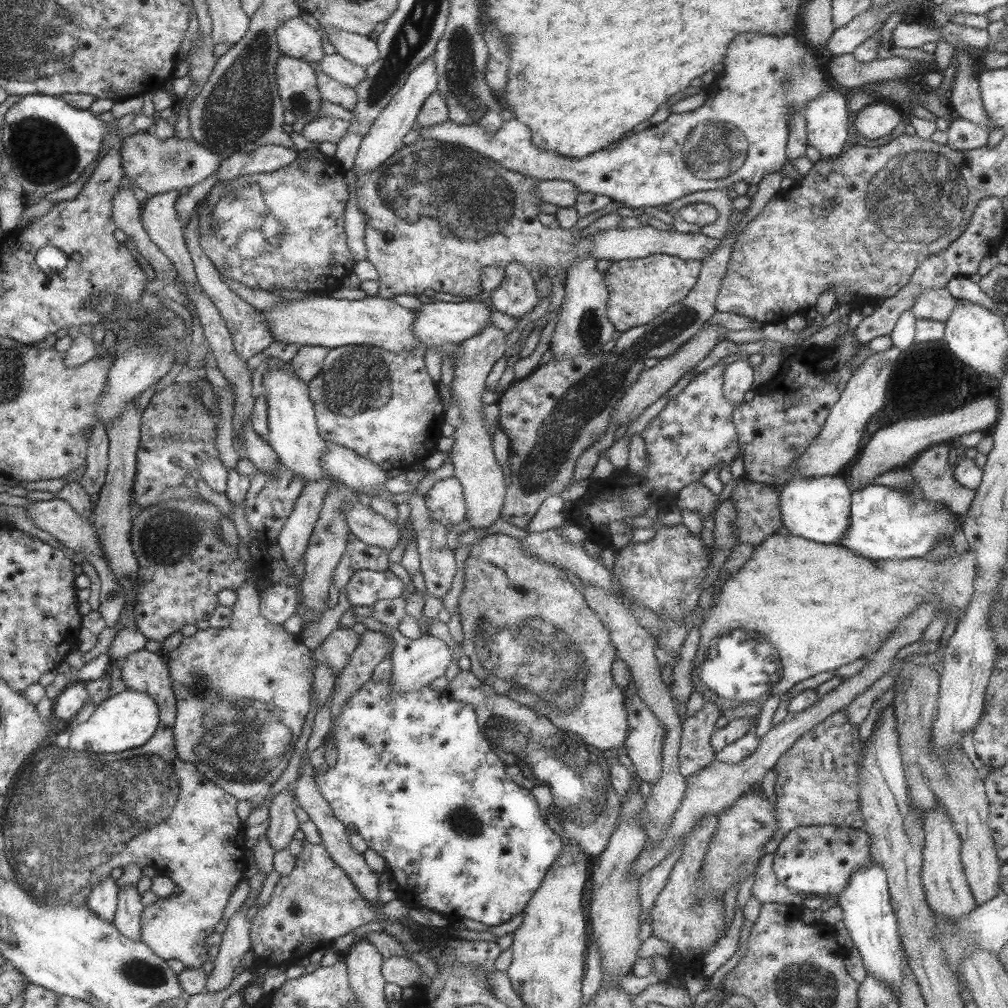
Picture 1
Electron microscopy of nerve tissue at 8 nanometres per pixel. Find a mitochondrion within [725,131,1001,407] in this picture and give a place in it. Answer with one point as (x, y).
(921, 192)

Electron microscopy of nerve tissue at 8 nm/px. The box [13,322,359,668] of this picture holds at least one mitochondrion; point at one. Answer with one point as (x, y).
(167, 538)

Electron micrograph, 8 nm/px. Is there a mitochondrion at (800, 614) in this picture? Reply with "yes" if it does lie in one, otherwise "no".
no

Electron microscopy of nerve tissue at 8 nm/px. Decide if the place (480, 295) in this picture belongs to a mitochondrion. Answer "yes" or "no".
no

